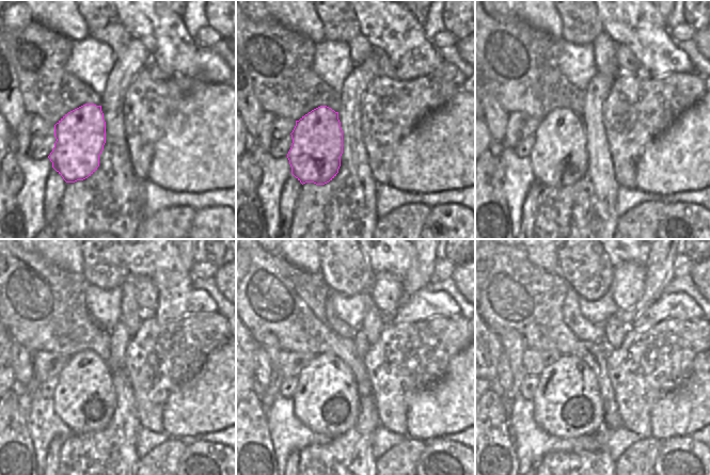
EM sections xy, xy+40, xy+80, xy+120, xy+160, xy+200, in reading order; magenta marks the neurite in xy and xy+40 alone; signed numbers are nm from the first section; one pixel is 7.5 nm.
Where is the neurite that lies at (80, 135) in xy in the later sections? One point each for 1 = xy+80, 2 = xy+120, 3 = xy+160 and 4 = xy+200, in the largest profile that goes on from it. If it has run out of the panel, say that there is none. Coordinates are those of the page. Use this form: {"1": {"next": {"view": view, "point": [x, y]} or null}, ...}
{"1": {"next": {"view": "xy+80", "point": [558, 158]}}, "2": {"next": {"view": "xy+120", "point": [84, 400]}}, "3": {"next": {"view": "xy+160", "point": [326, 400]}}, "4": {"next": {"view": "xy+200", "point": [568, 404]}}}

